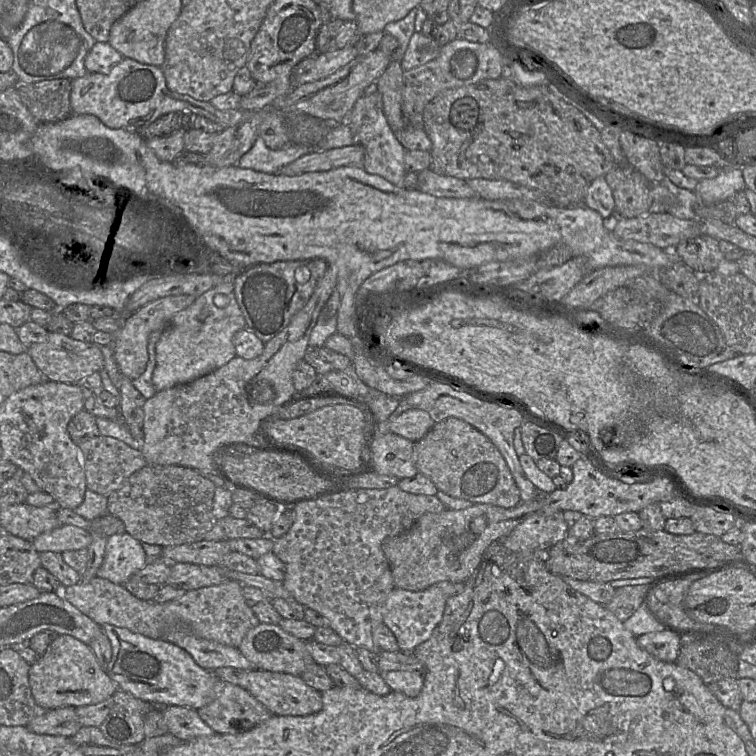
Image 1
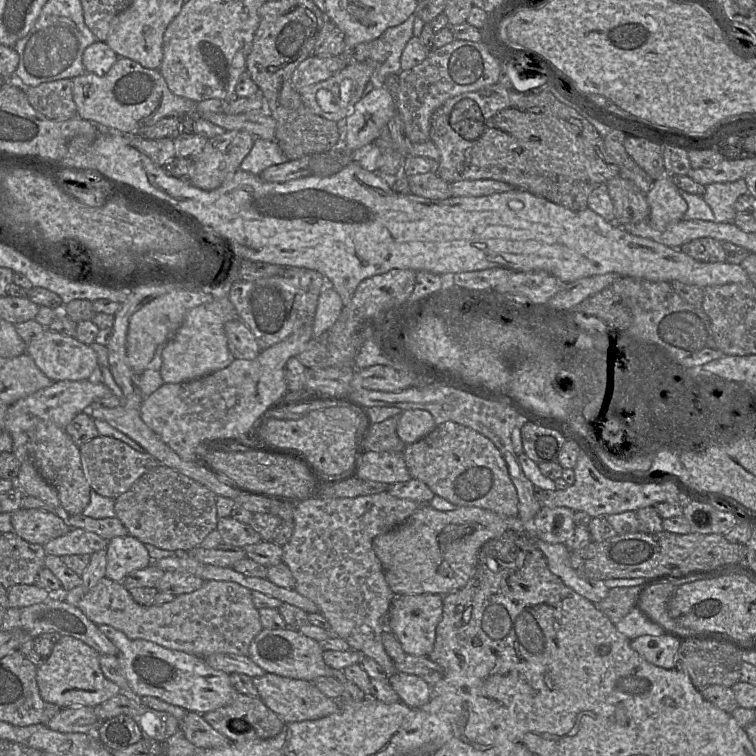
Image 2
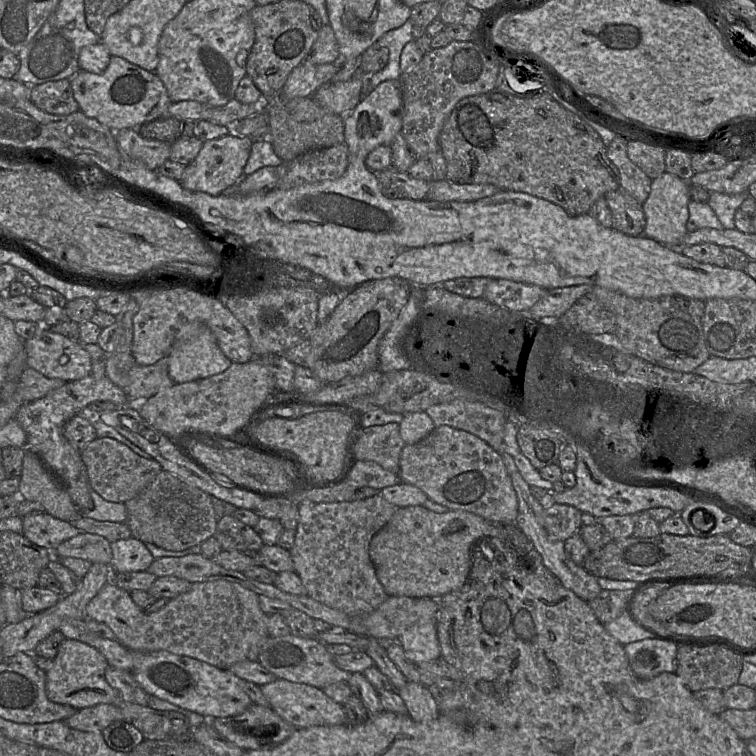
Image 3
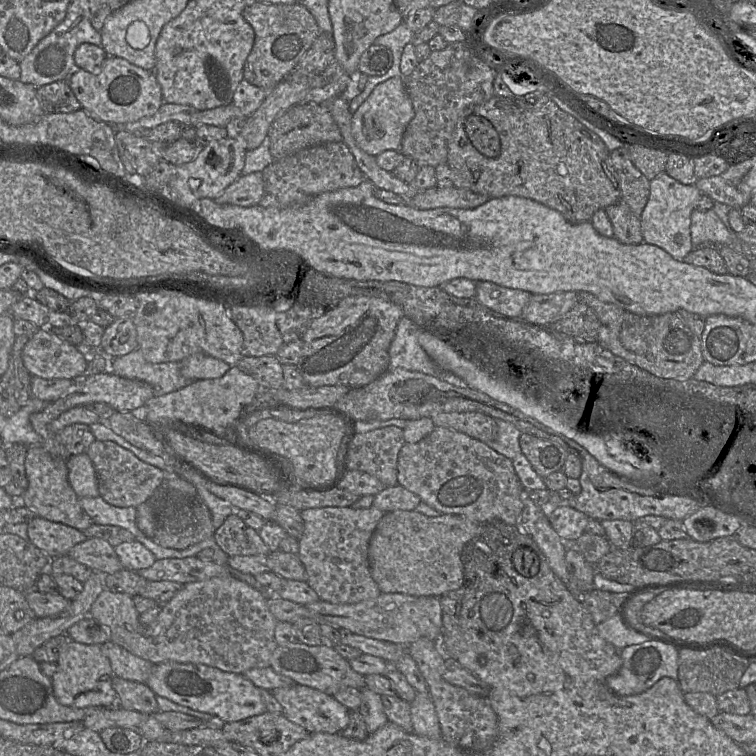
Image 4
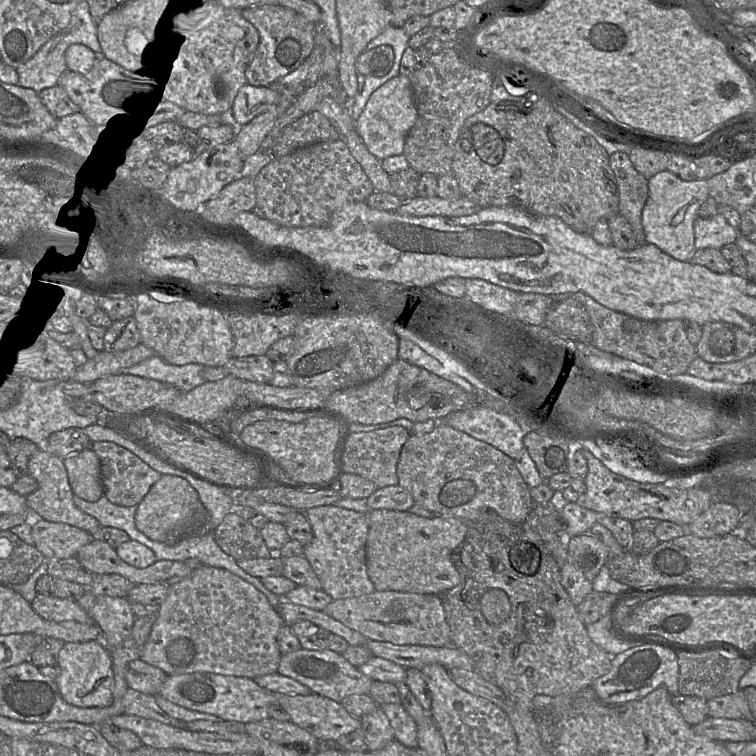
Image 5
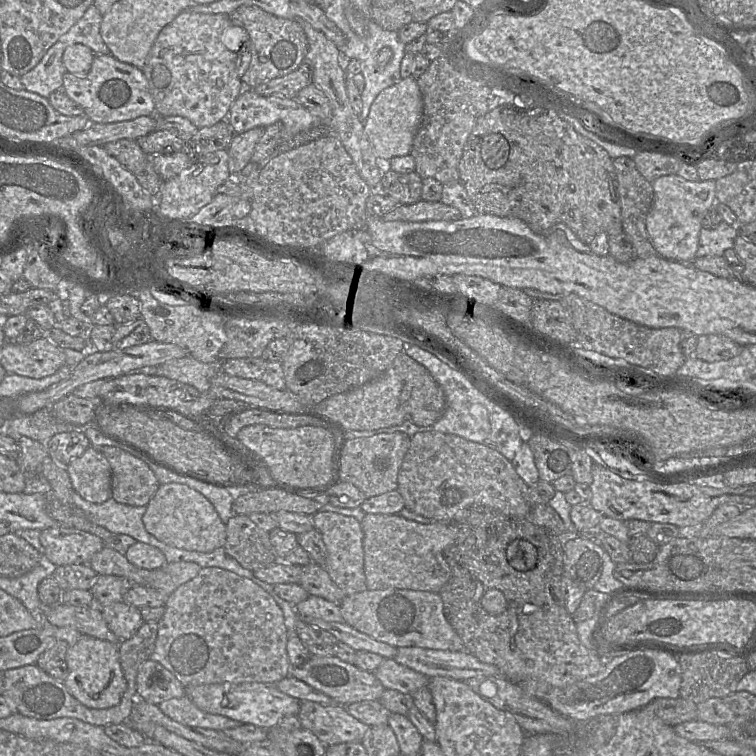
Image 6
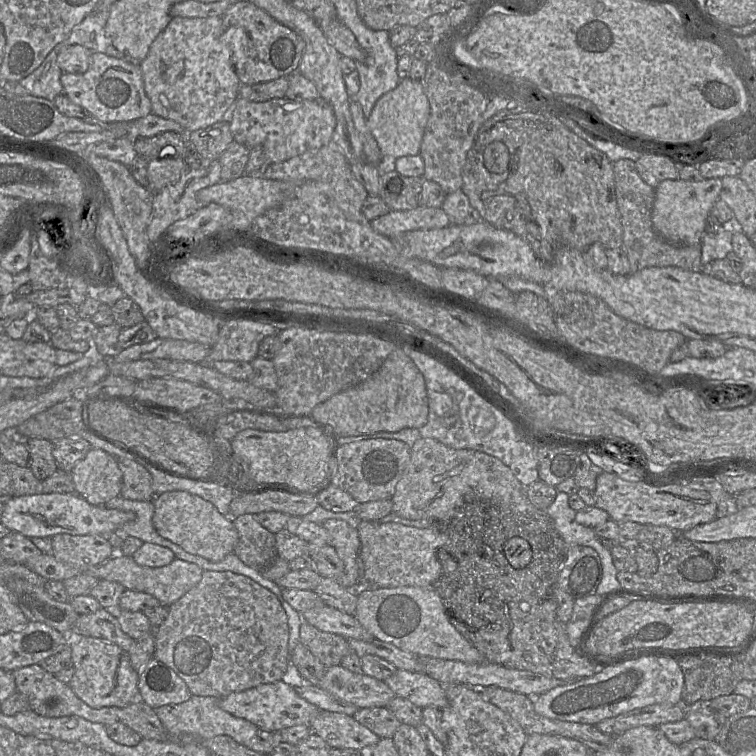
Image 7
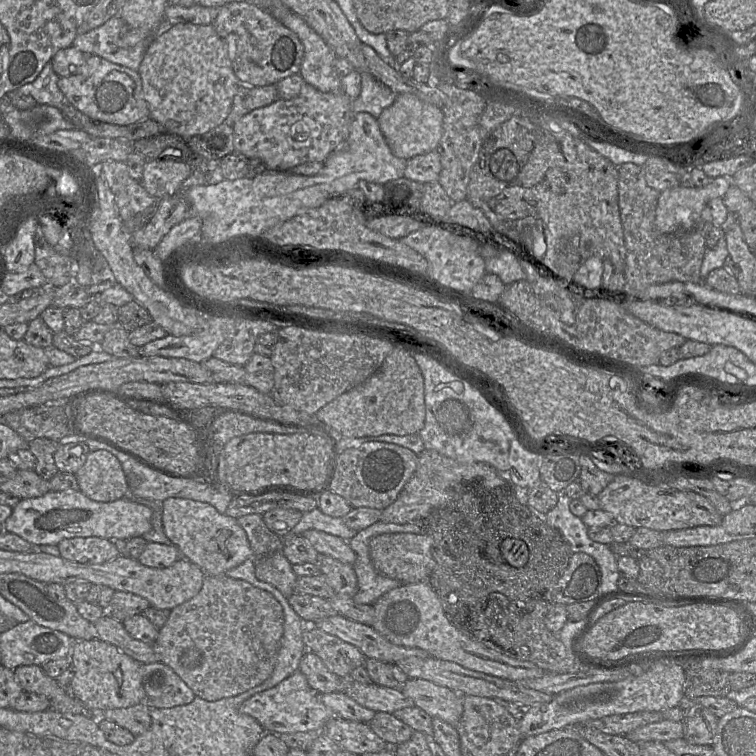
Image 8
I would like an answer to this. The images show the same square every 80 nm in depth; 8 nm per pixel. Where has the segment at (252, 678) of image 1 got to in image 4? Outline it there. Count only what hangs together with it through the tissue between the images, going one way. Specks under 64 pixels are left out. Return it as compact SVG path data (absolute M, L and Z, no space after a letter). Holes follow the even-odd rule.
M295 683L290 687L275 688L270 692L282 705L283 714L310 733L341 733L349 724L349 709L334 699L333 696L320 690Z

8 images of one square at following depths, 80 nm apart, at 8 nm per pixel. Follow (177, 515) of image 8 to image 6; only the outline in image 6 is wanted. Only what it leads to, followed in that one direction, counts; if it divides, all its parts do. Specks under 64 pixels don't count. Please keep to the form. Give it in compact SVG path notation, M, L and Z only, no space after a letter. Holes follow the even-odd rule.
M181 483L159 485L146 505L143 515L145 529L159 541L180 549L211 552L224 547L227 537L226 524L213 504L198 491Z

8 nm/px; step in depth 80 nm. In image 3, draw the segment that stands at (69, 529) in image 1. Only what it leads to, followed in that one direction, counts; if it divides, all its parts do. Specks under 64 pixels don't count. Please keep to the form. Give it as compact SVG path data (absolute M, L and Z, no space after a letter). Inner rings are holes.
M80 532L62 542L51 551L54 558L73 557L88 560L91 563L110 565L112 560L111 543L103 536Z

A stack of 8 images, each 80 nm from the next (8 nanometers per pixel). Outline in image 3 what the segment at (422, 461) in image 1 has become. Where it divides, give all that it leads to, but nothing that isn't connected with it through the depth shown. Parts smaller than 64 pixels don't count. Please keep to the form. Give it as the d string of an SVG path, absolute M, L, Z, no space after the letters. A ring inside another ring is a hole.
M441 425L417 443L405 445L398 475L401 482L418 487L450 510L468 511L494 524L515 524L517 495L501 455L467 431Z

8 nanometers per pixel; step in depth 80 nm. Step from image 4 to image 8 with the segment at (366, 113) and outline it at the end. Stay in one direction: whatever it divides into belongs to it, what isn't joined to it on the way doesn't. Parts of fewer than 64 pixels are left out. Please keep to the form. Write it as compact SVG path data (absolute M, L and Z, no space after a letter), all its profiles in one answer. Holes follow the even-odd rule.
M411 93L398 94L394 103L377 118L380 130L394 156L410 159L437 149L443 134L443 112Z

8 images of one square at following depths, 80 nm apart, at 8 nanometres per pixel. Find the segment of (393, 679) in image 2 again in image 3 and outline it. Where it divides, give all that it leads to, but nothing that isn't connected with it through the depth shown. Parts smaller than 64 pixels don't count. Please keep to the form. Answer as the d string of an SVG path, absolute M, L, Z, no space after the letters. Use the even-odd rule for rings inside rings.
M407 682L397 692L405 702L412 720L430 722L440 715L435 698L429 688L421 682Z

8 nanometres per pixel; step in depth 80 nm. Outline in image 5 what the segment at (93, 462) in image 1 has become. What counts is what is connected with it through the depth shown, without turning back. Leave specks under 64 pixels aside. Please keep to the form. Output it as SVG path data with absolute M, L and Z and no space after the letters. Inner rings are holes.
M93 442L91 448L100 460L104 496L113 504L125 507L138 505L162 476L135 454L114 442Z

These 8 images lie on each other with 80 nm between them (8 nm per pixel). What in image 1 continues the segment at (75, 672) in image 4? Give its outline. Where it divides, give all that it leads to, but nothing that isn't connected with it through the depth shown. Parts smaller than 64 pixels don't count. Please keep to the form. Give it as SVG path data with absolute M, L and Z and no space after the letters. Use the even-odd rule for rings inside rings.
M59 635L29 668L29 684L35 702L46 710L97 704L119 690L101 668L89 645L71 635Z

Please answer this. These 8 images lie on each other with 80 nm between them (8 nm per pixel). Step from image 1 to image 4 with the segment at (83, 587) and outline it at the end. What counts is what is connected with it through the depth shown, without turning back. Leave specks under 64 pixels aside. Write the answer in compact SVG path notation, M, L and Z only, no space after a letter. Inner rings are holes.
M233 575L184 584L166 603L158 617L150 624L143 625L139 620L132 597L126 593L104 589L89 612L89 616L104 625L109 631L109 640L125 648L132 654L153 664L164 661L197 663L216 667L220 670L243 674L252 668L270 667L270 658L278 646L274 638L277 619L270 612L267 598L261 592Z

